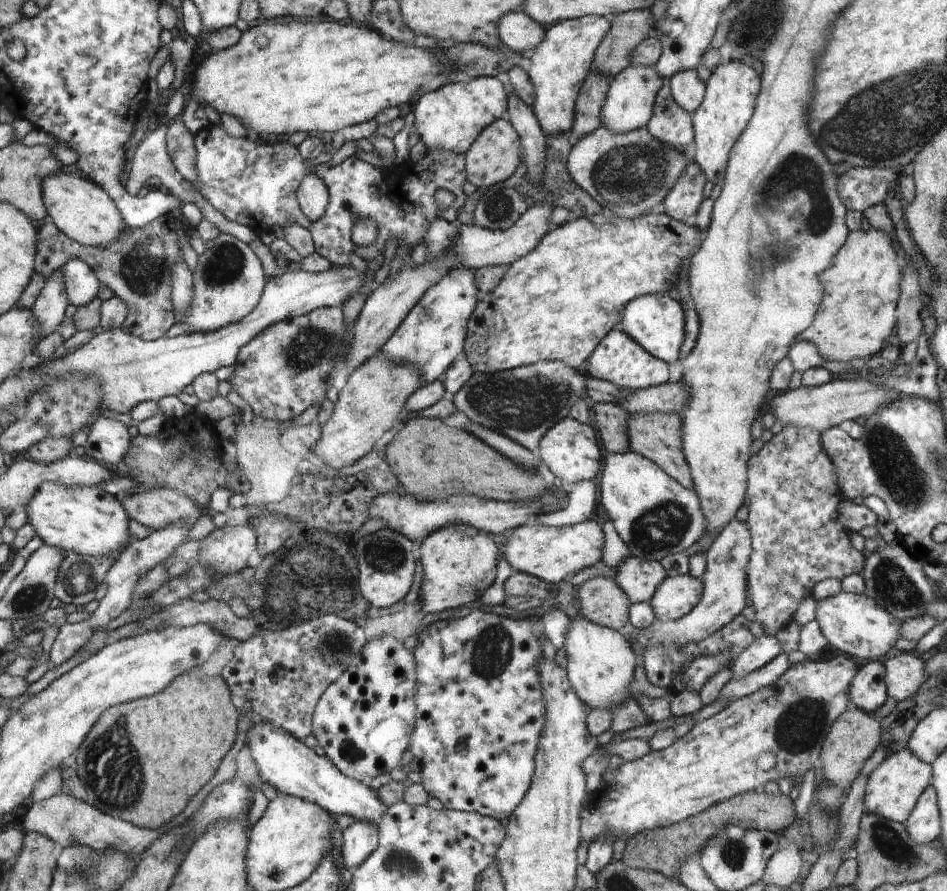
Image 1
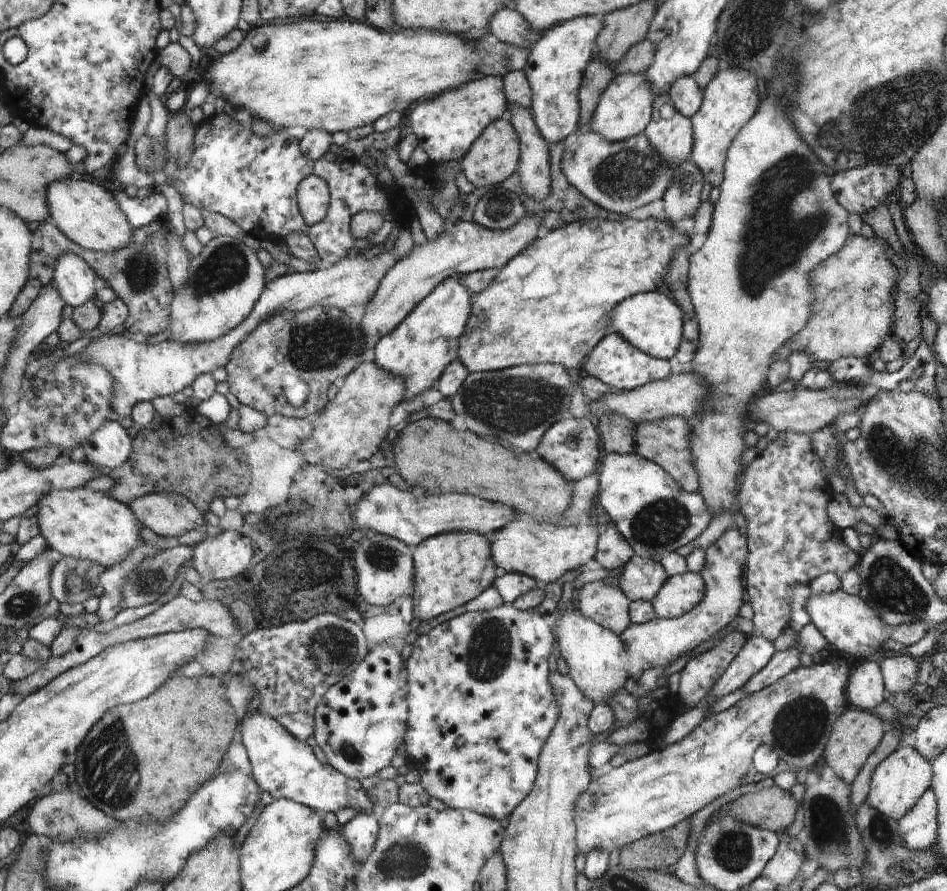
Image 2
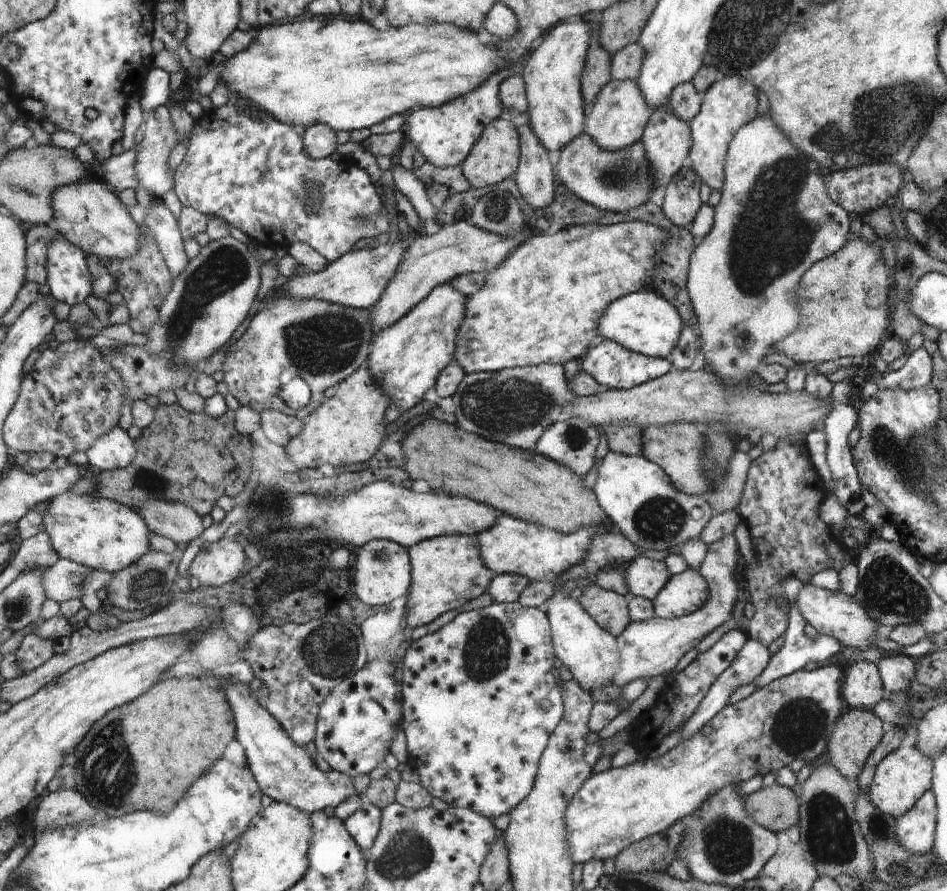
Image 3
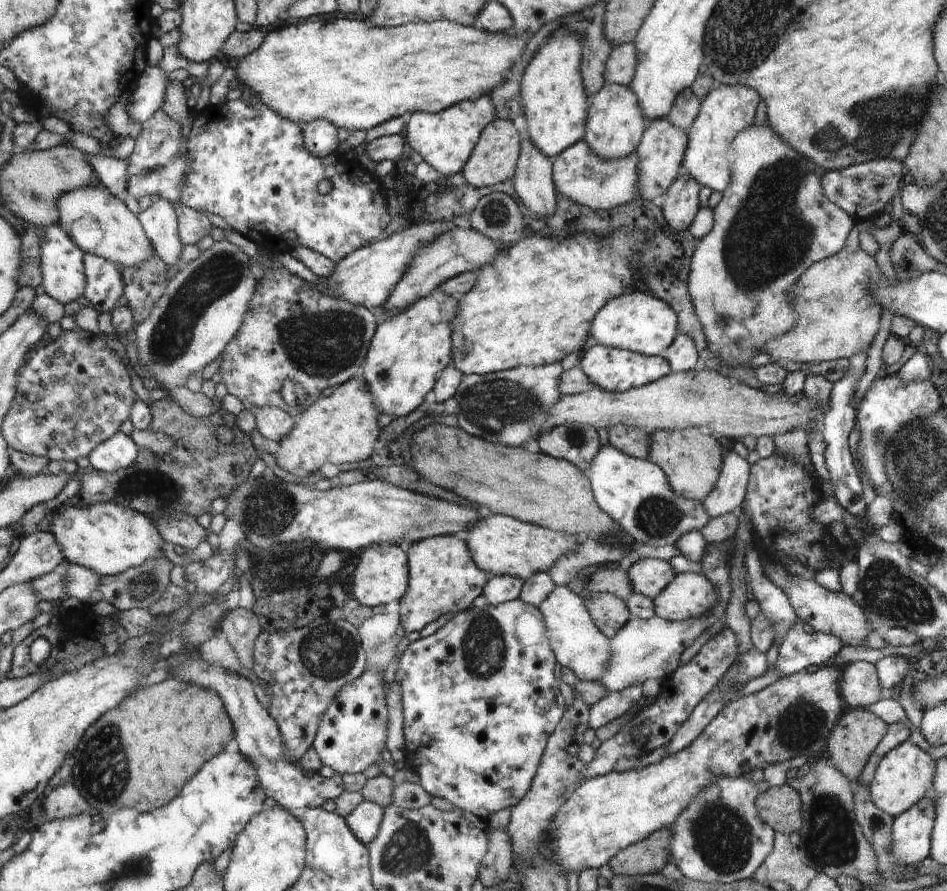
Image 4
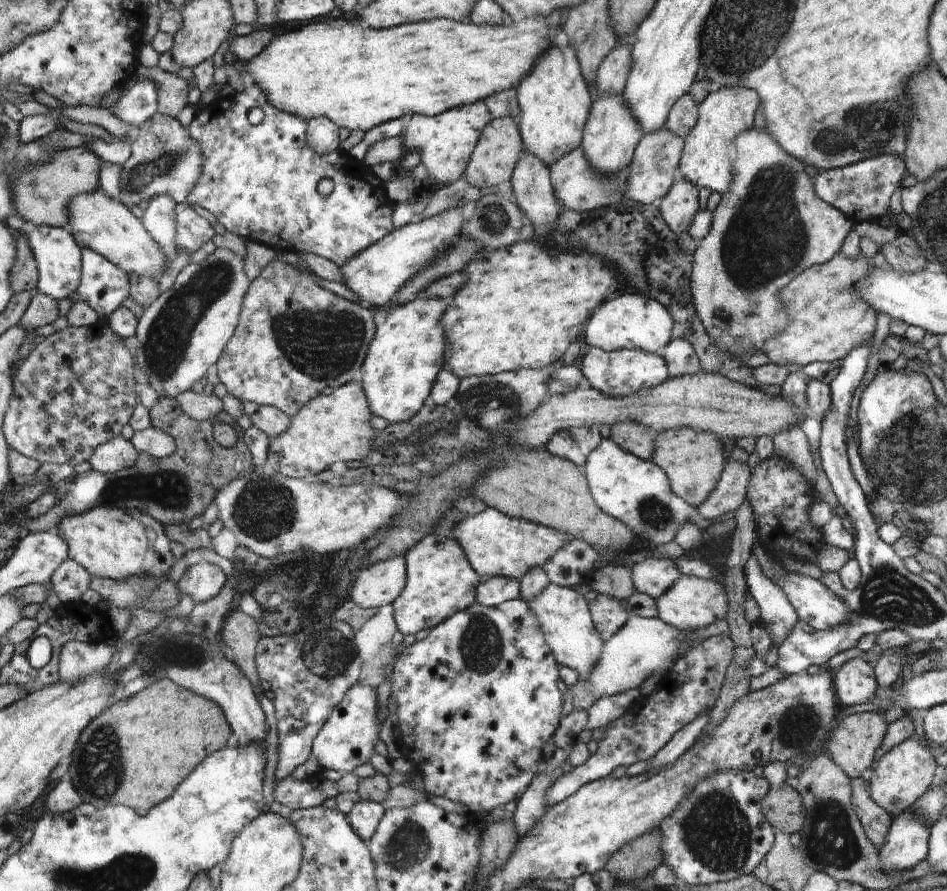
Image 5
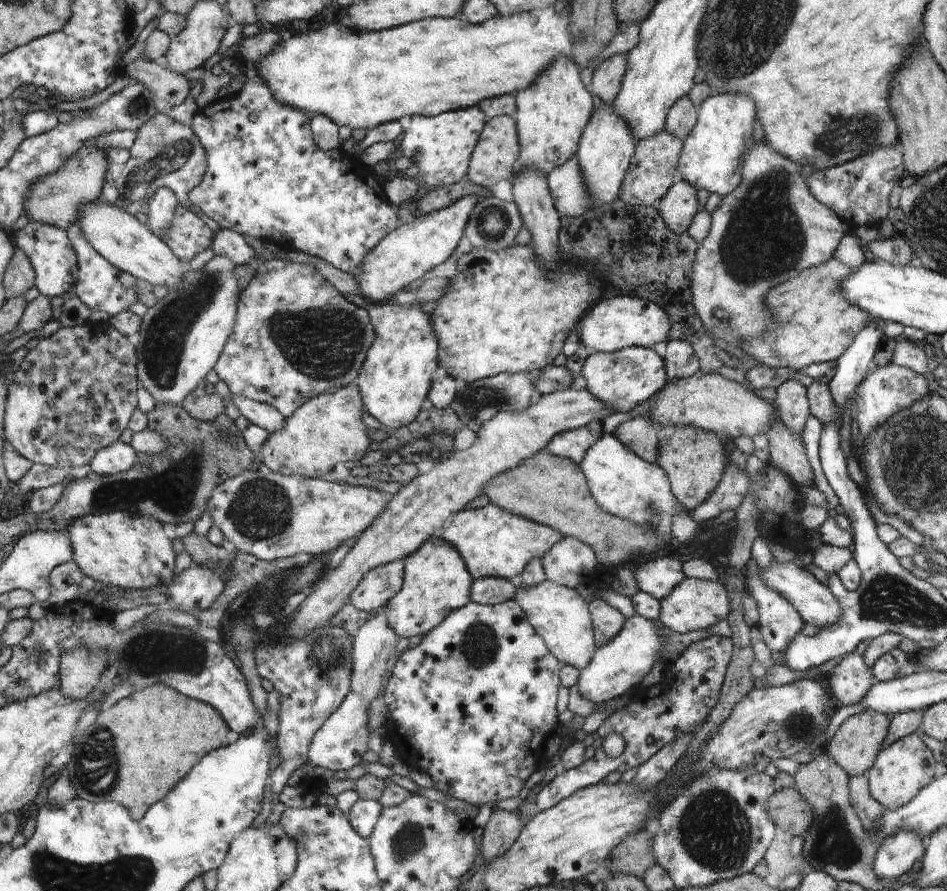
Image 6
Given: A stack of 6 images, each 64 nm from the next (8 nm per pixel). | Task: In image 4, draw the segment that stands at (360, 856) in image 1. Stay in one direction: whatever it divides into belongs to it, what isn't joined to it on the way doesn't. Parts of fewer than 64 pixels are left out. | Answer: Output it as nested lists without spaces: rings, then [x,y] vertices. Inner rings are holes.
[[[363,801],[345,818],[354,836],[367,848],[377,837],[383,819],[383,808],[377,804]]]

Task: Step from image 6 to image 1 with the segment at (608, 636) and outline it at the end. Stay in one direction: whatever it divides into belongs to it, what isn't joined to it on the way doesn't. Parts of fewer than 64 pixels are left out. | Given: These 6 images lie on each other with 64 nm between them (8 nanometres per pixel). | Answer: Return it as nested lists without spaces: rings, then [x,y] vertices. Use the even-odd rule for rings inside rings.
[[[604,575],[588,578],[579,586],[579,614],[590,622],[618,631],[628,622],[628,597],[612,578]]]

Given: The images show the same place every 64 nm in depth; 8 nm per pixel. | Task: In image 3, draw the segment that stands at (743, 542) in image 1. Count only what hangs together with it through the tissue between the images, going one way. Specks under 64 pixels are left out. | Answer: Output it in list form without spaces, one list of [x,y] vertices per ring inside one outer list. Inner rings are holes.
[[[734,533],[709,544],[703,563],[697,570],[709,585],[709,600],[704,606],[692,614],[673,619],[654,616],[649,621],[634,621],[616,637],[621,654],[621,668],[613,678],[613,685],[623,687],[636,679],[650,680],[652,676],[670,672],[688,650],[696,647],[702,636],[706,636],[732,617],[739,596],[739,584],[735,583],[734,573],[740,554],[740,546]]]

